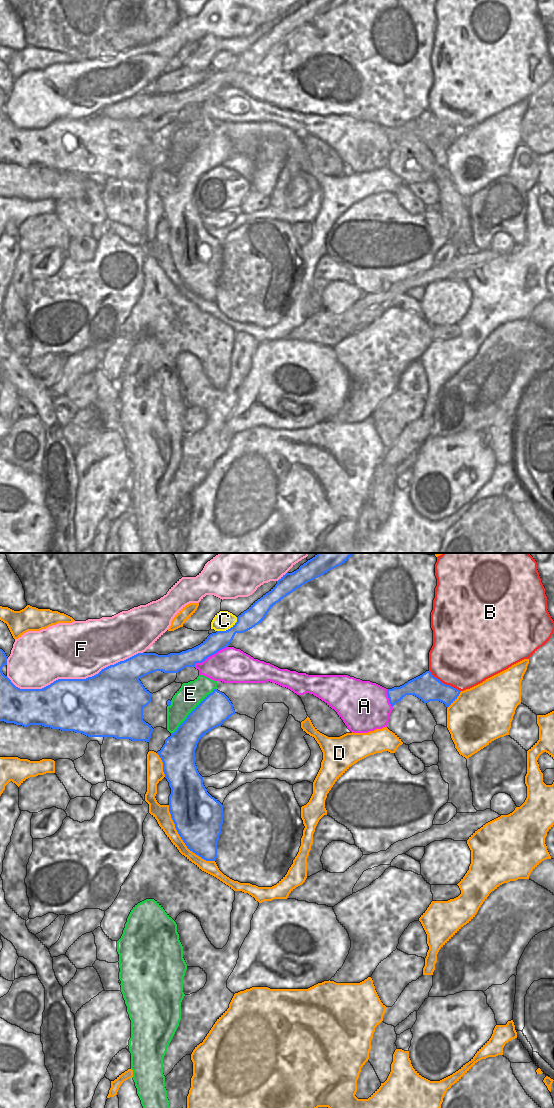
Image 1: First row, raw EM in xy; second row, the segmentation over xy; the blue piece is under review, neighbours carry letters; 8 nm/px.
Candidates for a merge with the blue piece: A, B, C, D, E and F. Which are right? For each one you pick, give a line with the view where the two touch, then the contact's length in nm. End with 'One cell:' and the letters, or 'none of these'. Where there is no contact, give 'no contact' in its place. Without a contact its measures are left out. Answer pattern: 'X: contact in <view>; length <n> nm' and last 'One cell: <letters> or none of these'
One cell: none of these

